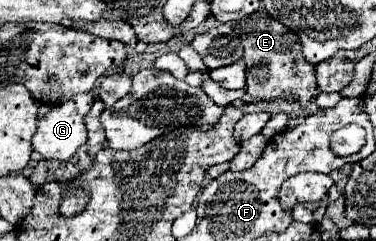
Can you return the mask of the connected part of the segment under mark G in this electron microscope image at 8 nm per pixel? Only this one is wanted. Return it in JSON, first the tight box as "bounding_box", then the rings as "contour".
{"bounding_box":[33,93,95,161],"contour":[[[79,93],[73,99],[69,99],[63,105],[51,107],[51,111],[39,119],[37,123],[37,133],[33,135],[33,149],[41,153],[45,159],[57,159],[57,161],[67,161],[85,141],[87,141],[87,131],[83,117],[89,113],[89,107],[95,101],[95,93]]]}

